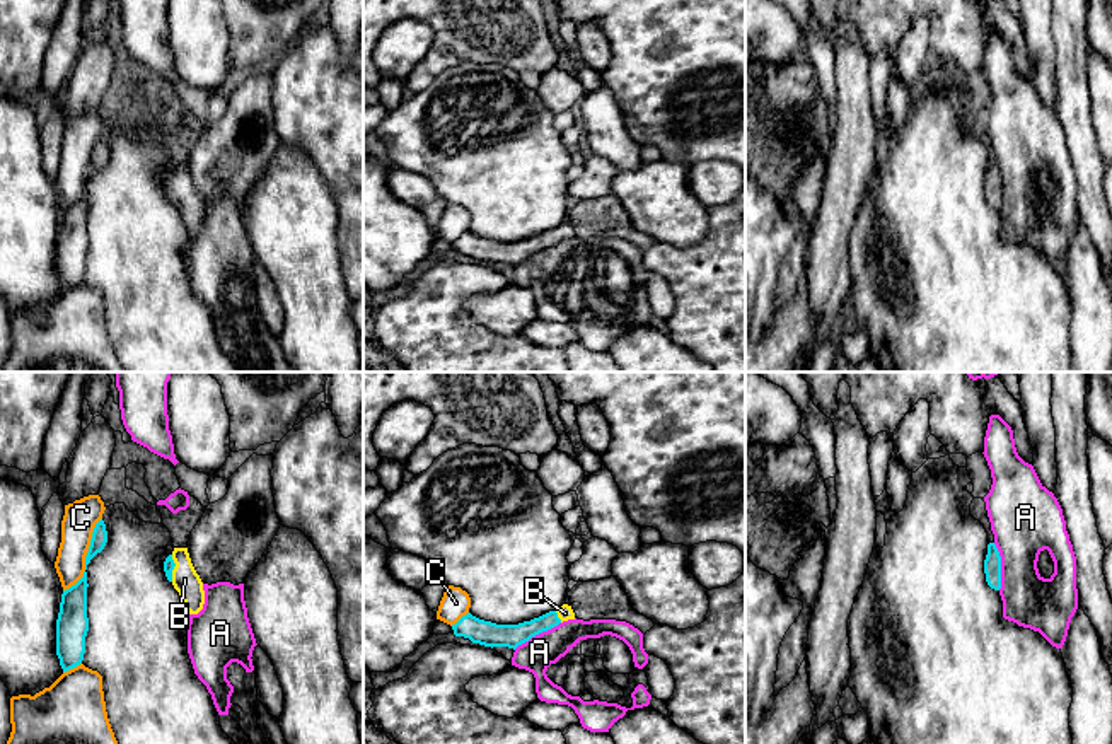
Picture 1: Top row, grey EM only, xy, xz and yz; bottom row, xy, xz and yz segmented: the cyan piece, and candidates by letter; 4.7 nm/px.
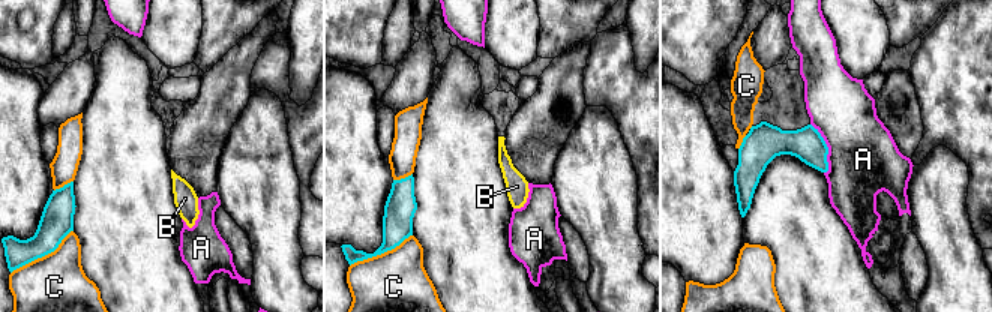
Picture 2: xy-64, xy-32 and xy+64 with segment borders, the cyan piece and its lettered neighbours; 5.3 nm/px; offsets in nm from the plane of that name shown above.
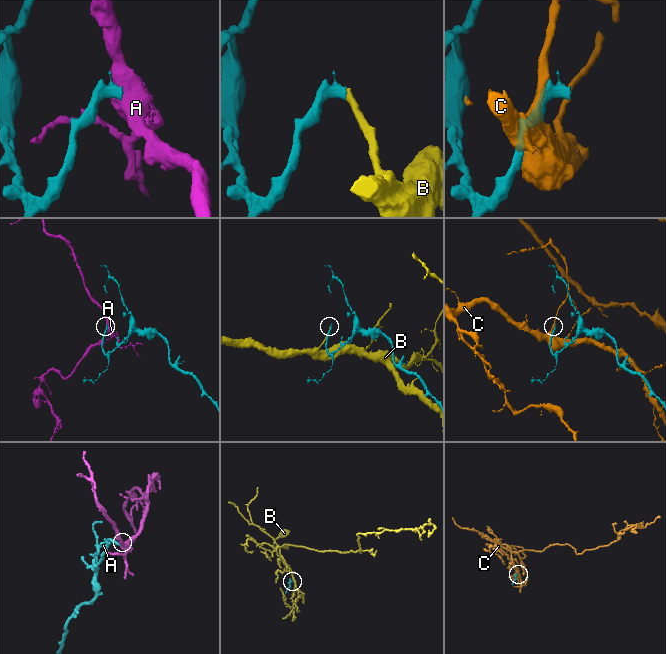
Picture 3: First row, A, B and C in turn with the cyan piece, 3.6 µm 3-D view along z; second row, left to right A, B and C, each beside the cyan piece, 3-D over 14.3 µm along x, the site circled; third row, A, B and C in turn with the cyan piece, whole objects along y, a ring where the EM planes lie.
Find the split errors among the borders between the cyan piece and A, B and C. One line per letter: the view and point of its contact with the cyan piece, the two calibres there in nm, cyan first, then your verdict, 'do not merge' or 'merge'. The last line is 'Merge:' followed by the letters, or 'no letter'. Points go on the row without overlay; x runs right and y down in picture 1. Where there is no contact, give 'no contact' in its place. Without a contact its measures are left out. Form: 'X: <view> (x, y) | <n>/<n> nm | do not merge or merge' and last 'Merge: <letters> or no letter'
A: yz (1000, 185) | 80/320 nm | do not merge
B: xy (173, 186) | 50/130 nm | merge
C: xy (86, 174) | 80/160 nm | do not merge
Merge: B

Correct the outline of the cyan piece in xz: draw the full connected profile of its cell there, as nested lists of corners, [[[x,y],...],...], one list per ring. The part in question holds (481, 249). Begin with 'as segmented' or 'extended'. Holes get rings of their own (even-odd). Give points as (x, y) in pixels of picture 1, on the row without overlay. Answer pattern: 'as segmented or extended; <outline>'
extended; [[[563,222],[556,229],[549,229],[539,235],[518,242],[496,242],[467,230],[455,242],[452,242],[452,247],[455,254],[469,256],[472,261],[491,266],[508,264],[515,268],[518,263],[529,259],[532,254],[547,249],[568,237],[575,237],[575,230],[571,224]]]

